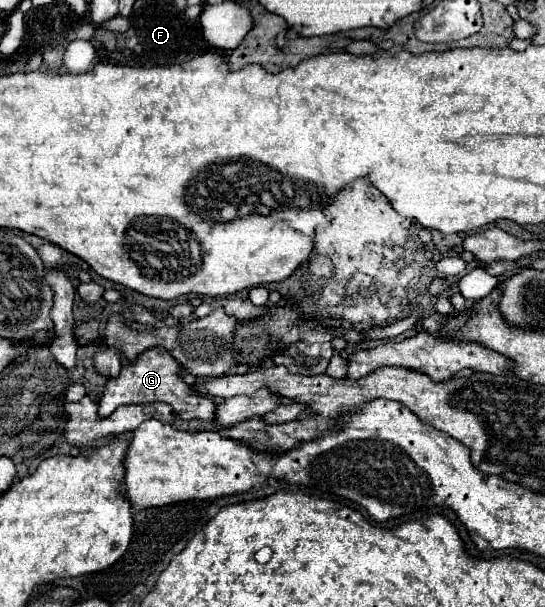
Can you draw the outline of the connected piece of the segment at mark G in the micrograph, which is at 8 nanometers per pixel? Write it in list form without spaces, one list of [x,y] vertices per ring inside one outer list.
[[[160,347],[148,349],[136,361],[124,361],[124,355],[122,355],[122,371],[120,371],[120,375],[116,379],[108,379],[104,397],[100,399],[98,417],[108,417],[122,405],[148,405],[148,403],[162,401],[162,403],[172,405],[176,415],[186,419],[186,421],[190,421],[190,419],[212,421],[214,407],[216,407],[214,401],[208,399],[208,397],[194,395],[190,391],[190,385],[186,385],[180,379],[178,371],[180,371],[180,365],[176,363],[176,359],[170,353],[166,353],[164,349],[160,349]]]

